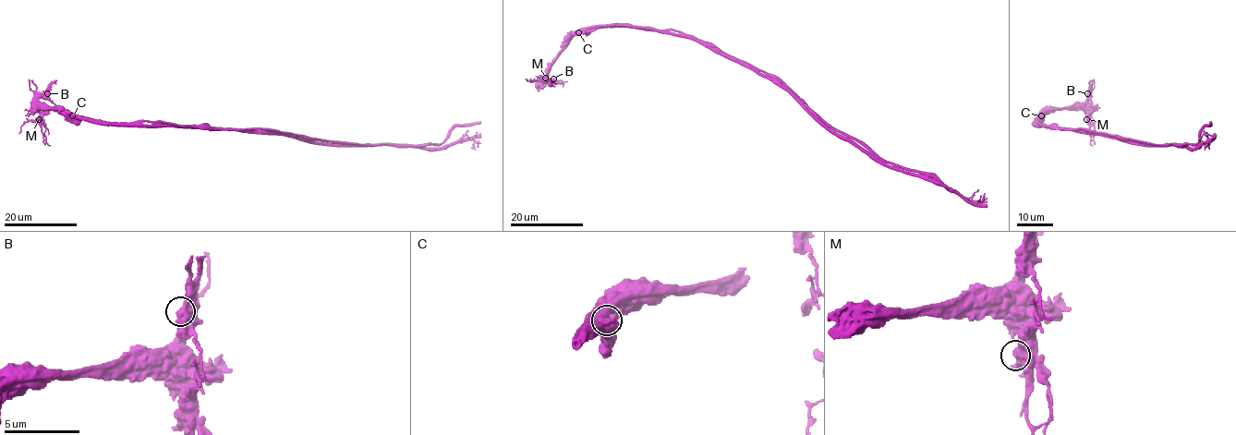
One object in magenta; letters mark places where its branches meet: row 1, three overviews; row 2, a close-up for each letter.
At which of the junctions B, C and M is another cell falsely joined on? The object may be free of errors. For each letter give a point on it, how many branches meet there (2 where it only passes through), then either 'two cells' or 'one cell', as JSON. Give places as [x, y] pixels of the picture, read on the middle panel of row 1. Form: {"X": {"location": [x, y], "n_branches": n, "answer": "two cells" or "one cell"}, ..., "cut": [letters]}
{"B": {"location": [553, 78], "n_branches": 1, "answer": "one cell"}, "C": {"location": [578, 32], "n_branches": 1, "answer": "two cells"}, "M": {"location": [545, 78], "n_branches": 1, "answer": "one cell"}, "cut": ["C"]}

